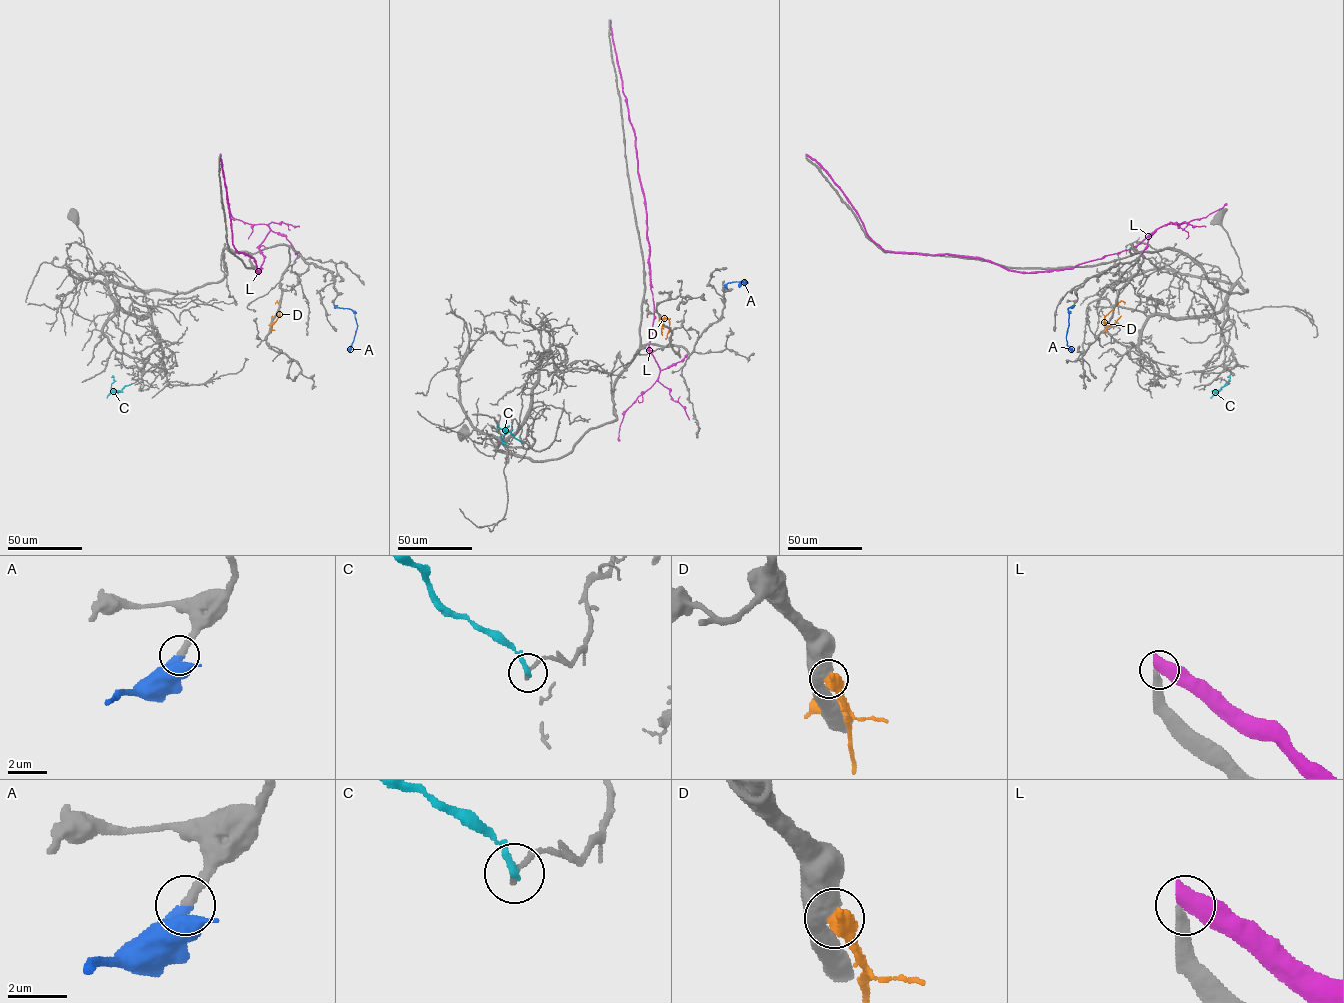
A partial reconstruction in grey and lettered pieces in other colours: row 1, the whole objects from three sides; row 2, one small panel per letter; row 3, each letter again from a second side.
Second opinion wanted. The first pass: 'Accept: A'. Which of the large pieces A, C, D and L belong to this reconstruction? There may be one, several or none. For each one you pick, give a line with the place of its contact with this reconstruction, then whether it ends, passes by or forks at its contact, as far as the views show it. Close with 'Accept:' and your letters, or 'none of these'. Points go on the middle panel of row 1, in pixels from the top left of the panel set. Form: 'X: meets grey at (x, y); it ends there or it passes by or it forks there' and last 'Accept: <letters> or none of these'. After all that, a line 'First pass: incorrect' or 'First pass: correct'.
A: meets grey at (724, 287); it ends there
Accept: A
First pass: correct

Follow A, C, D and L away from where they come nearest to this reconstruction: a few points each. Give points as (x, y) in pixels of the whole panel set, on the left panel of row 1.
A: (334, 305), (349, 308), (354, 313), (357, 327), (349, 352)
C: (131, 383), (116, 391), (111, 388), (114, 381), (111, 377)
D: (270, 331), (279, 315), (279, 303), (276, 301), (275, 304)
L: (220, 155), (232, 243), (254, 259), (258, 272), (264, 261), (259, 246), (270, 228), (235, 219), (229, 203)

